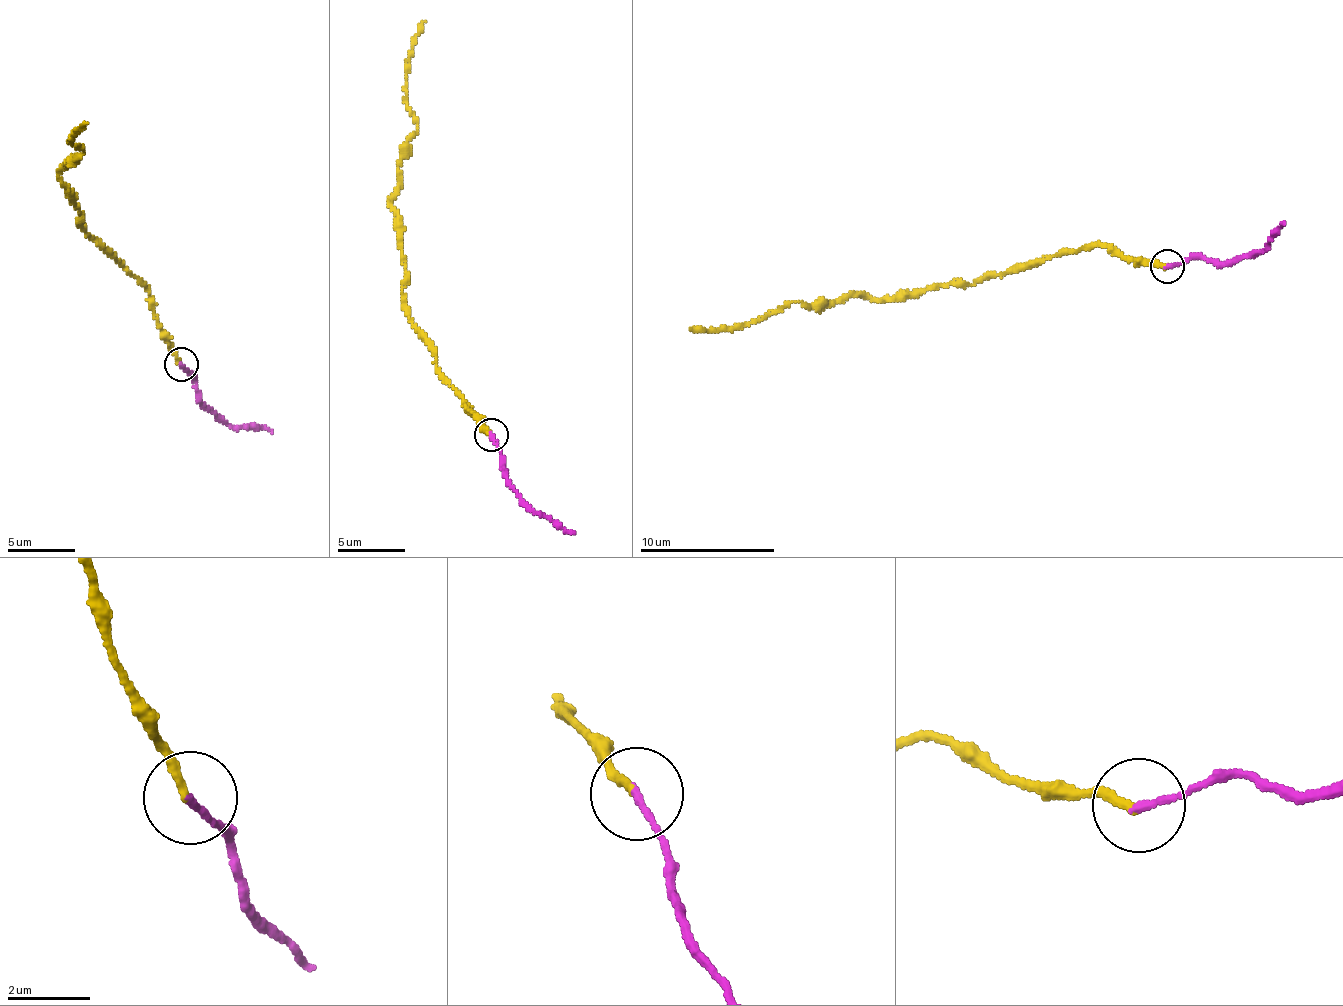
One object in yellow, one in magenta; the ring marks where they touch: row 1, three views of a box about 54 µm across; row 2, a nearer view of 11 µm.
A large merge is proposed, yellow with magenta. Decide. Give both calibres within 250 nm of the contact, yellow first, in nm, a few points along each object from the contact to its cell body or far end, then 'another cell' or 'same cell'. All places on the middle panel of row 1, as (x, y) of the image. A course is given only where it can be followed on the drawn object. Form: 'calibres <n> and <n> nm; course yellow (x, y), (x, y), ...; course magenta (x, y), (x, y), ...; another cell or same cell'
calibres 200 and 170 nm; course yellow (490, 435), (443, 376), (433, 344), (406, 304), (392, 194), (417, 131), (406, 66), (425, 21); course magenta (490, 435), (500, 468), (520, 502), (574, 531); another cell

